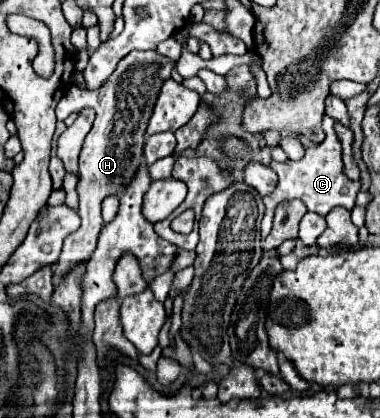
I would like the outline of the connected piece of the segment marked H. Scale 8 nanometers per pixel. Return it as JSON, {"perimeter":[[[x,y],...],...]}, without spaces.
{"perimeter":[[[132,50],[124,56],[112,76],[96,90],[70,88],[62,96],[56,106],[57,120],[64,121],[71,113],[80,112],[82,108],[94,108],[96,120],[92,130],[88,132],[82,152],[80,152],[80,180],[78,180],[78,196],[80,196],[80,218],[82,226],[64,240],[64,250],[60,254],[54,270],[54,282],[62,280],[74,266],[90,260],[90,254],[96,250],[98,234],[102,230],[102,200],[108,196],[122,196],[126,190],[126,182],[134,178],[138,170],[138,162],[142,162],[142,150],[146,144],[146,126],[150,114],[154,110],[154,102],[160,92],[160,84],[170,78],[170,70],[174,62],[166,56],[160,56],[154,50]]]}

